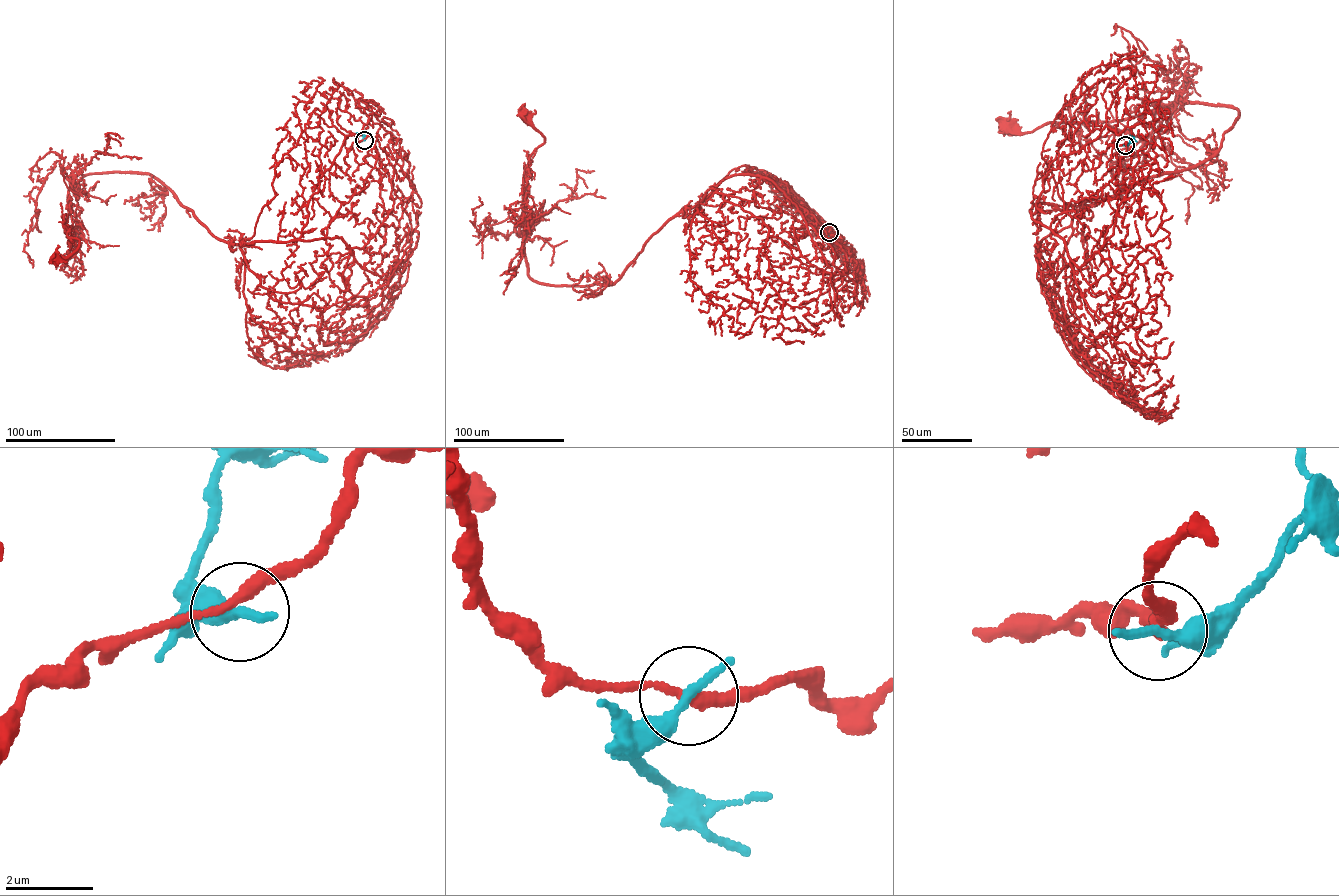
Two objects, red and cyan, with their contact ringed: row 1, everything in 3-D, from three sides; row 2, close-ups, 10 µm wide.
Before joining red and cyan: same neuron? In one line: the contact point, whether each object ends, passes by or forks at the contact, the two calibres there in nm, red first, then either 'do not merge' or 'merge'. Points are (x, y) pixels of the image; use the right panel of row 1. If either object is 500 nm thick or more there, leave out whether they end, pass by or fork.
place (1125, 145); red passes by; cyan passes by; calibres 240 and 240 nm; do not merge

